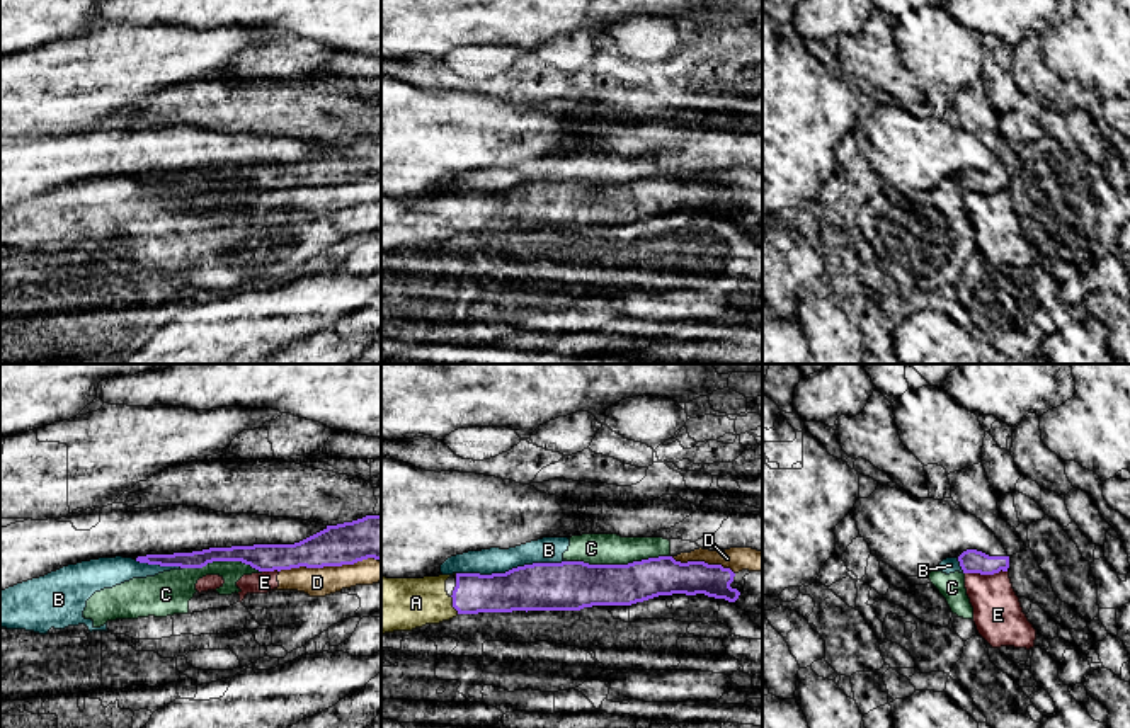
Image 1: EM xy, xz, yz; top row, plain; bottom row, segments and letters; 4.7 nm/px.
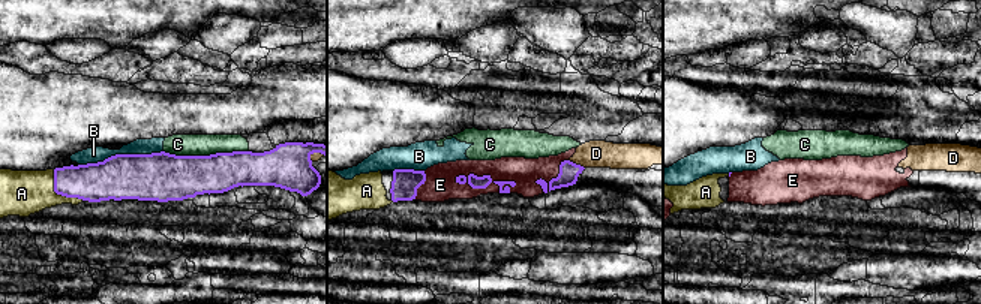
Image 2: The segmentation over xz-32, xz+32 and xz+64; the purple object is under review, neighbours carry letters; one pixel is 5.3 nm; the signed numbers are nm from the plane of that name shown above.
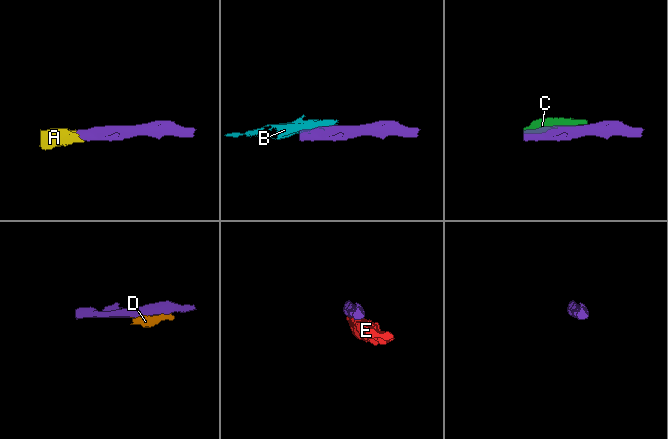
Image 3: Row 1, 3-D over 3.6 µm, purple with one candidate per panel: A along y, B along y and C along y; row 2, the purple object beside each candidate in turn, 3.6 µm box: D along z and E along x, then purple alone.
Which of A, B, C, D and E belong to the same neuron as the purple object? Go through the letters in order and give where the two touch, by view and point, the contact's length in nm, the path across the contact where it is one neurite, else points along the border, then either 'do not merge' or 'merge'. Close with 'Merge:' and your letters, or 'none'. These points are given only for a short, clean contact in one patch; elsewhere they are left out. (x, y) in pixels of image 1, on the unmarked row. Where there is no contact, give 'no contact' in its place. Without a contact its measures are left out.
A: contact xz (453, 223); length 90 nm; way xz (499, 211), (473, 211), (453, 223), (400, 223); merge
B: contact xz (513, 187); length 500 nm; border xz (565, 179), (533, 181), (504, 191), (456, 193); do not merge
C: contact xz (618, 184); length 480 nm; do not merge
D: contact xy (327, 184); length 460 nm; do not merge
E: contact yz (986, 193); length 200 nm; do not merge
Merge: A

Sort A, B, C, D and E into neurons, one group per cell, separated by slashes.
A / B C D / E

